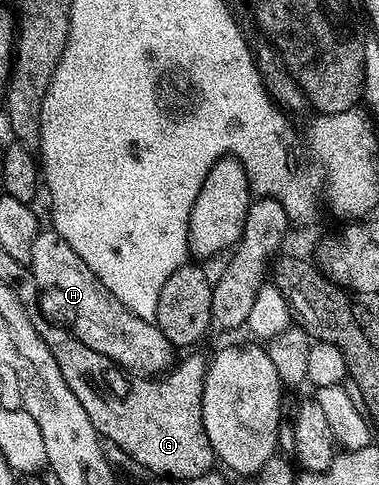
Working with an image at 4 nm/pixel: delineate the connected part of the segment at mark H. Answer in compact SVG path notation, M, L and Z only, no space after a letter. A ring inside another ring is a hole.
M46 228L46 230L42 229L37 233L31 244L27 265L37 285L39 305L46 318L56 326L62 326L69 331L87 348L107 356L112 362L116 362L121 369L130 371L137 376L157 376L168 371L174 365L175 348L162 336L156 325L153 322L144 322L143 319L136 318L119 299L113 297L101 285L100 280L95 276L95 272L91 272L91 268L87 268L87 264L83 264L83 260L79 260L79 256L71 248L71 244L64 242L56 230Z

